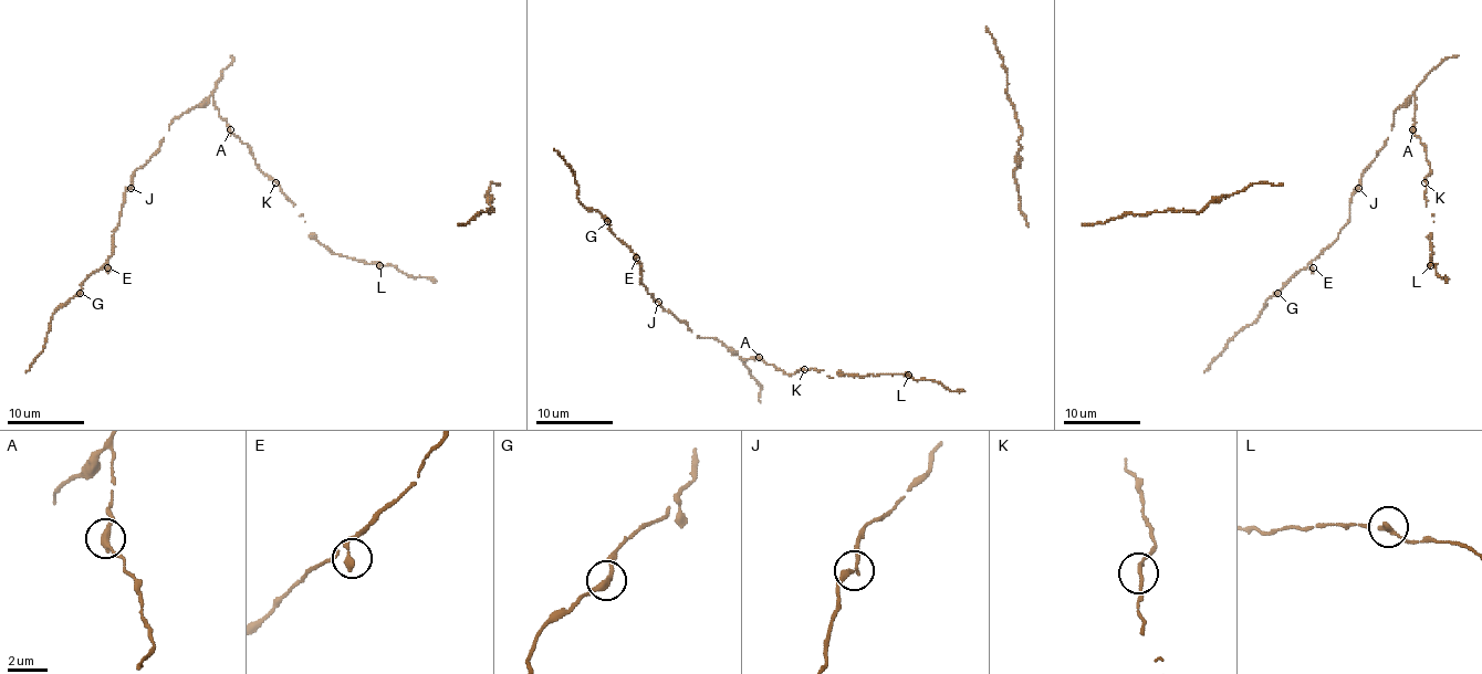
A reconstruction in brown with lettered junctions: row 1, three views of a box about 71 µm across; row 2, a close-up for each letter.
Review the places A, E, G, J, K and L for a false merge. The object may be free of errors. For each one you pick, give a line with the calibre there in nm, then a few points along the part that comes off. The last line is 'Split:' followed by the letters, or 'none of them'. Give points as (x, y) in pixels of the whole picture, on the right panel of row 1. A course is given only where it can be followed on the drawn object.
Split: none of them

